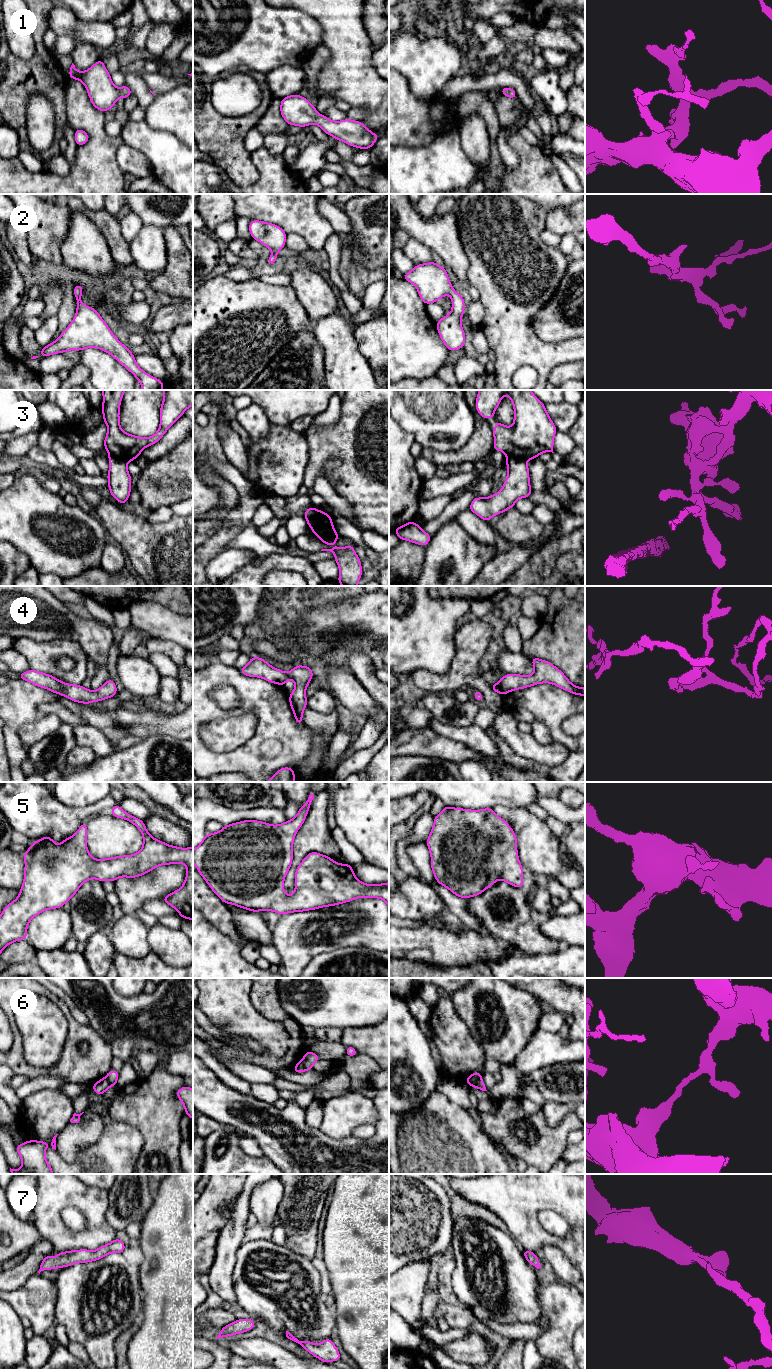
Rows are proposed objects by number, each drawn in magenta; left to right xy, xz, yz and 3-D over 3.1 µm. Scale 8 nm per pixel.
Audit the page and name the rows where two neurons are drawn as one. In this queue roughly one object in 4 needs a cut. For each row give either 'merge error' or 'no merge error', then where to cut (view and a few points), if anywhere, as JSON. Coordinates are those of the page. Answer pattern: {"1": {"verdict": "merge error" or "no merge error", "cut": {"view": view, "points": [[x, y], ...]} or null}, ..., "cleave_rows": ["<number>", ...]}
{"1": {"verdict": "no merge error", "cut": null}, "2": {"verdict": "no merge error", "cut": null}, "3": {"verdict": "merge error", "cut": {"view": "yz", "points": [[507, 456], [521, 458], [525, 461]]}}, "4": {"verdict": "no merge error", "cut": null}, "5": {"verdict": "no merge error", "cut": null}, "6": {"verdict": "merge error", "cut": {"view": "yz", "points": [[480, 1078], [471, 1086]]}}, "7": {"verdict": "no merge error", "cut": null}, "cleave_rows": ["3", "6"]}

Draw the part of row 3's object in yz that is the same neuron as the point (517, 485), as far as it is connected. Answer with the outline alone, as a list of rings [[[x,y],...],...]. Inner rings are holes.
[[[507,457],[508,475],[502,489],[487,498],[475,497],[468,507],[481,519],[490,519],[515,506],[519,498],[528,498],[533,492],[529,481],[529,469],[525,460]]]

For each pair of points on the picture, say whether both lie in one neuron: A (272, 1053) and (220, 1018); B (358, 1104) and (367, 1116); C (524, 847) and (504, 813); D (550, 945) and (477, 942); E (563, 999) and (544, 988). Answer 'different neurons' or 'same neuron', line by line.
A: same neuron
B: same neuron
C: same neuron
D: different neurons
E: same neuron

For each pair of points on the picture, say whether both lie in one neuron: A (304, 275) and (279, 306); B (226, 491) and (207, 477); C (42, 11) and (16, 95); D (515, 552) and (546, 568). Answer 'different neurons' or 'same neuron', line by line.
A: different neurons
B: same neuron
C: same neuron
D: different neurons

